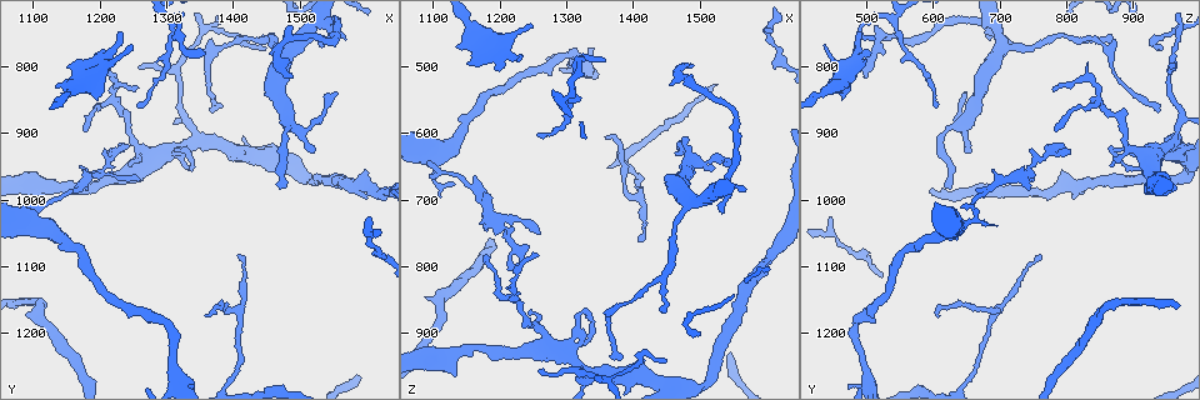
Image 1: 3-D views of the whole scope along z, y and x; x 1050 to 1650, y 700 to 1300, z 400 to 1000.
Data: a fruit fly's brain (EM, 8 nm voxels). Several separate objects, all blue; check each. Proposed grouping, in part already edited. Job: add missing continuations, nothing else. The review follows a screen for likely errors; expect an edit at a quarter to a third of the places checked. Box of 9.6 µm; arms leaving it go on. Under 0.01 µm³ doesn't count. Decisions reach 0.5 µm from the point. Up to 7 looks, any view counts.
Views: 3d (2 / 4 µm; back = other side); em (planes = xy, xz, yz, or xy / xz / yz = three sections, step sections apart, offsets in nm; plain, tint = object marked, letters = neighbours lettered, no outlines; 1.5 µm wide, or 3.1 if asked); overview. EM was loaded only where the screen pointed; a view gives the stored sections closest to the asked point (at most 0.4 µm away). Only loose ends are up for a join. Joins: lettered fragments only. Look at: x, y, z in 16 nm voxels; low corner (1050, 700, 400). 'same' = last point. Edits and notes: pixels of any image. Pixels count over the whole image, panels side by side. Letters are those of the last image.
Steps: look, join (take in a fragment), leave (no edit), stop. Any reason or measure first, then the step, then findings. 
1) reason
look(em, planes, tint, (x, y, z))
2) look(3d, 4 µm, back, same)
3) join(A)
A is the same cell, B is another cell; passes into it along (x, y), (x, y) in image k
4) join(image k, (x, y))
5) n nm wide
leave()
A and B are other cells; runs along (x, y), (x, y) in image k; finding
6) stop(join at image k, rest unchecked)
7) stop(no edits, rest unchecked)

an open end
look(em, xy, step 8, tint, (1260, 800, 955))

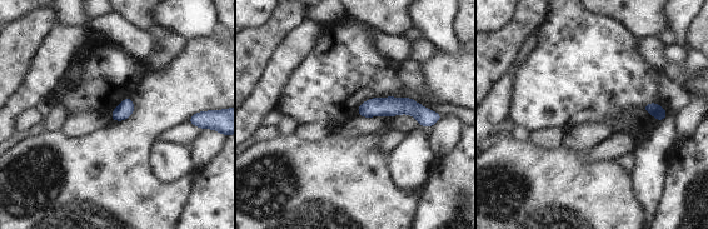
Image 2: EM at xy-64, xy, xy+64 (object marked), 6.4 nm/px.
cut it another way
look(em, planes, tint, same)

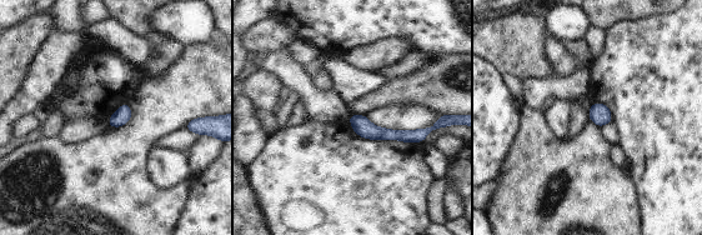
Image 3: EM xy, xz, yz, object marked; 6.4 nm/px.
look(em, planes, letters, same)

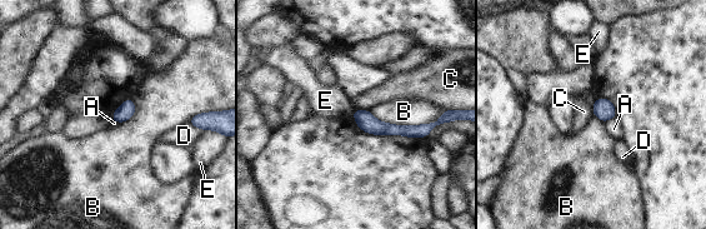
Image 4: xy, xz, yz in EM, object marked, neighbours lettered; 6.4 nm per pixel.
B touches over 480 nm
leave()
A, B, C, D and E are other cells; runs along (356, 113), (376, 128), (429, 127) in image 4; no lettered fragment goes on from it

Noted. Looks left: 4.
tapers out
look(3d, 4 µm, (1230, 915, 800))

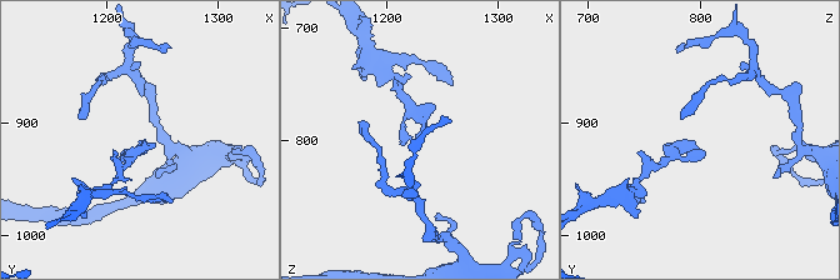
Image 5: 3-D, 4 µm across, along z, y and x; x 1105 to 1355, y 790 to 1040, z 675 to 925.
look(em, planes, plain, (1230, 912, 794))

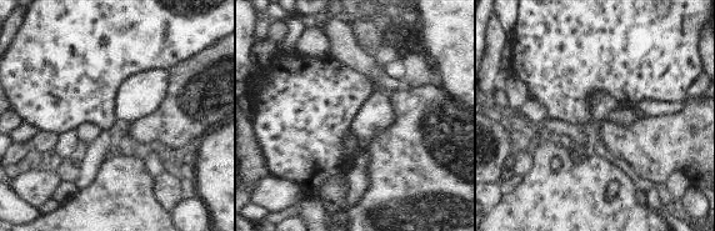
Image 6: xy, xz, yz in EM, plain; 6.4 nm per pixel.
what lies round it
look(em, planes, letters, same)

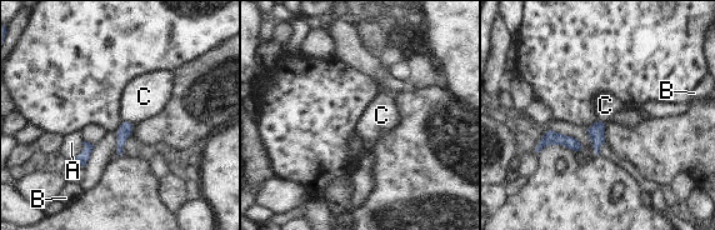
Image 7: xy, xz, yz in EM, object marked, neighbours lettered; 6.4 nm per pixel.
90 nm wide
leave()
A, B and C are other cells; border along (121, 119), (134, 123) in image 7; no lettered fragment goes on from it

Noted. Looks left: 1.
an open end
look(em, planes, letters, (1230, 750, 490))

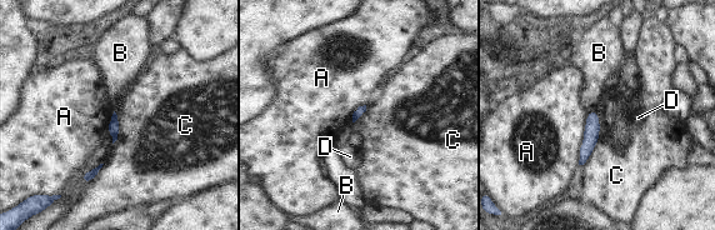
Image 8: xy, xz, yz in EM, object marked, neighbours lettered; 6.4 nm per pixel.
leave()
A, B, C and D are other cells; runs along (593, 114), (590, 141), (583, 159) in image 8; no lettered fragment goes on from it

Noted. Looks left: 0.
stop(no edits, rest unchecked)

